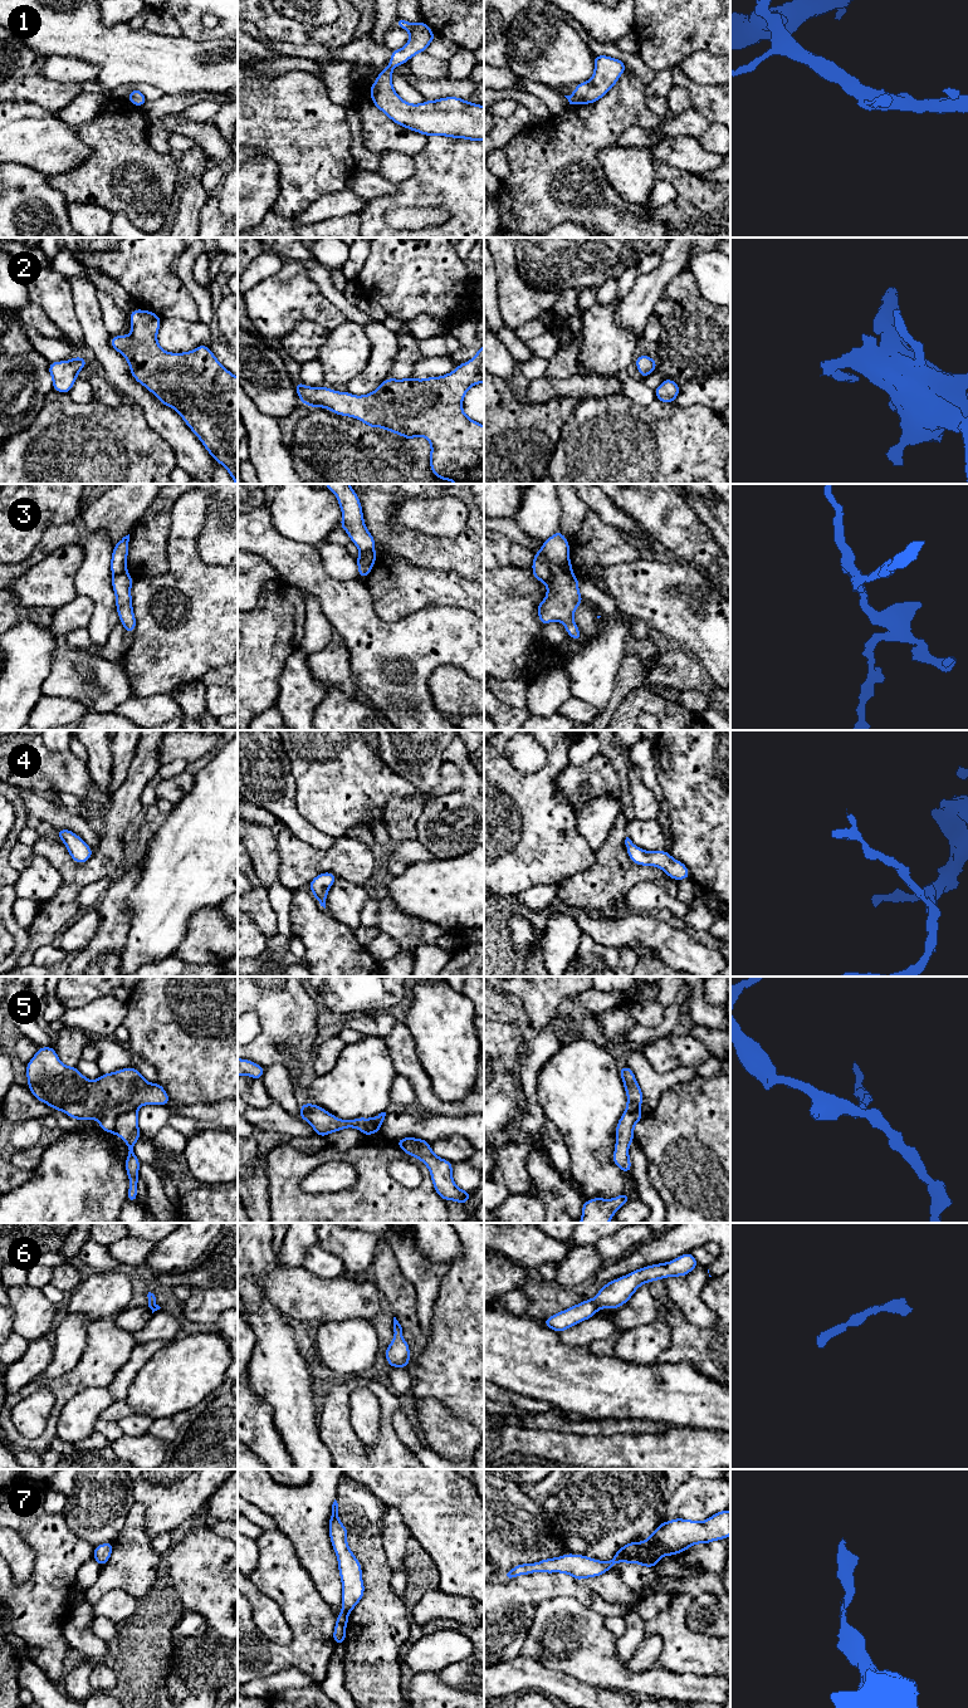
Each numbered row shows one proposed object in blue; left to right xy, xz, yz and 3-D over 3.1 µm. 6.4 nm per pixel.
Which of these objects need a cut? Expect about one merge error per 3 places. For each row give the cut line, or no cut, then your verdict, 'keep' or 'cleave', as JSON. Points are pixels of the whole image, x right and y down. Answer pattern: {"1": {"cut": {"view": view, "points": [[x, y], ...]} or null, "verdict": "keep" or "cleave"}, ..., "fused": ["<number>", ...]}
{"1": {"cut": null, "verdict": "keep"}, "2": {"cut": null, "verdict": "keep"}, "3": {"cut": {"view": "yz", "points": [[541, 551], [553, 572], [568, 572], [572, 574]]}, "verdict": "cleave"}, "4": {"cut": null, "verdict": "keep"}, "5": {"cut": {"view": "xy", "points": [[135, 1109], [127, 1110], [117, 1117], [113, 1133]]}, "verdict": "cleave"}, "6": {"cut": null, "verdict": "keep"}, "7": {"cut": {"view": "yz", "points": [[641, 1543], [641, 1550], [635, 1556], [622, 1561]]}, "verdict": "cleave"}, "fused": ["3", "5", "7"]}

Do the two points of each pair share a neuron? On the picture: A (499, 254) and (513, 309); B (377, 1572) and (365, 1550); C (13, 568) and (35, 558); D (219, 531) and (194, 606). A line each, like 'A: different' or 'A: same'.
A: same
B: same
C: same
D: different

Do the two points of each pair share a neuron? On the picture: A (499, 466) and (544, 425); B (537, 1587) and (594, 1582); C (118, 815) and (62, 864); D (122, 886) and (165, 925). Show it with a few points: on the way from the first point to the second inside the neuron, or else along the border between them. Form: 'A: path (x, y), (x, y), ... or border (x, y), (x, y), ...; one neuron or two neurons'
A: path (511, 455), (533, 432); one neuron
B: border (576, 1581), (590, 1587), (605, 1600); two neurons
C: path (111, 835), (111, 847), (89, 869), (82, 869); one neuron
D: border (138, 865), (135, 887), (126, 899), (130, 921); two neurons

